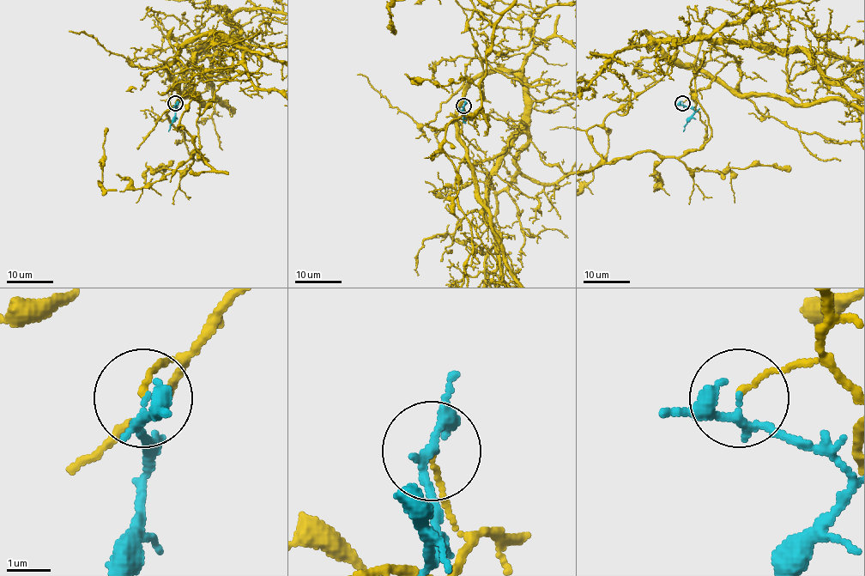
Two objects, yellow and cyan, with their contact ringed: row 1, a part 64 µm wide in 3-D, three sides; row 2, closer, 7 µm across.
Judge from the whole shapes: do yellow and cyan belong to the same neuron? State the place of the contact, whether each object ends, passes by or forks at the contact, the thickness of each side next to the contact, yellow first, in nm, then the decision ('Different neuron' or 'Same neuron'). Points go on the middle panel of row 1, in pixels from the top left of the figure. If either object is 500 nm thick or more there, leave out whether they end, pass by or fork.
Place: (463, 106). At the ring yellow ends. At the ring cyan passes by. Thickness 110 nm (yellow) against 160 nm. Different neuron

